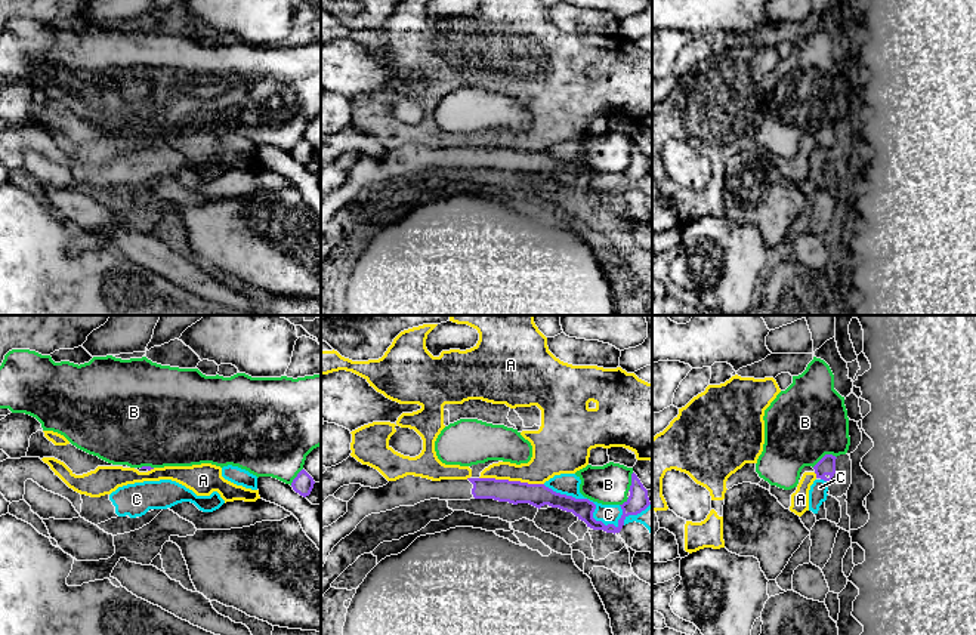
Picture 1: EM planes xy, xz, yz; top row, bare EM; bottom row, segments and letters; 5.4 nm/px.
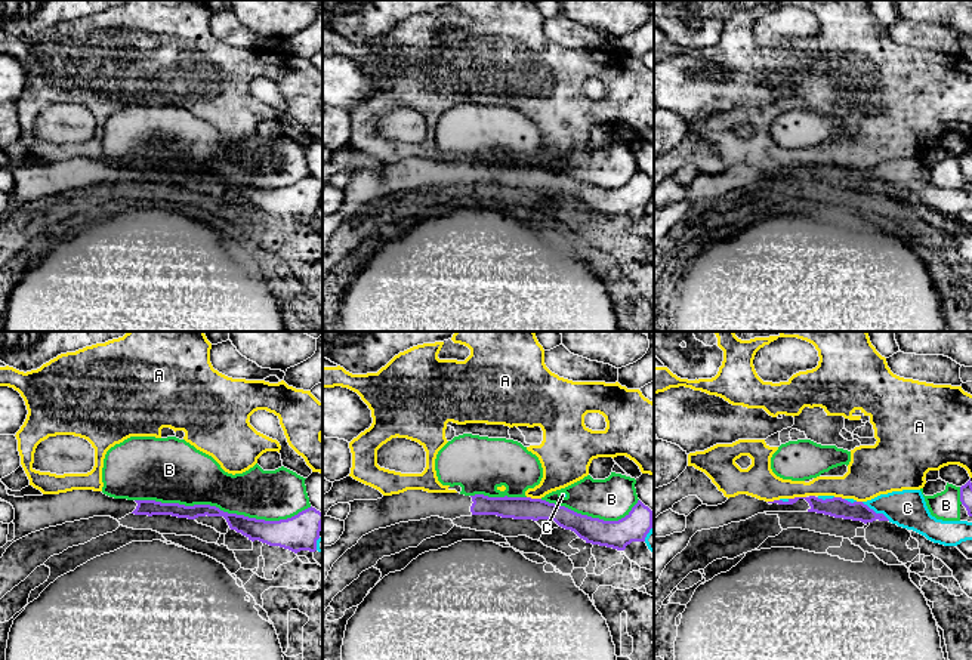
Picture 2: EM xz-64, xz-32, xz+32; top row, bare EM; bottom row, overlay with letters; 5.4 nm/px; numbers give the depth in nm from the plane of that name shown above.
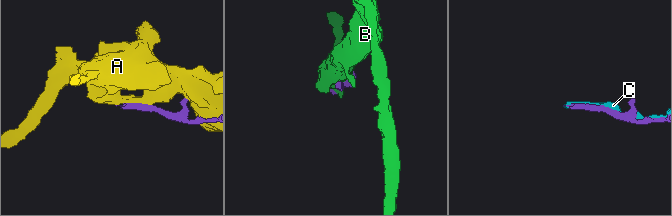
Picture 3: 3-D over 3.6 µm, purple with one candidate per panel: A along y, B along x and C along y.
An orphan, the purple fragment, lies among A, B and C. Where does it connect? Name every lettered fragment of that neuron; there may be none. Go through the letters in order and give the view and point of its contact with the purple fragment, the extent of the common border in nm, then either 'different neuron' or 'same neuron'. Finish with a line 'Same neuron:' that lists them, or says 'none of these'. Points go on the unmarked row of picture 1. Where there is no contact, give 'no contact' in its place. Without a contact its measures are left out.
A: xz (512, 150) | 360 nm | different neuron
B: yz (824, 125) | 150 nm | different neuron
C: xz (587, 168) | 480 nm | different neuron
Same neuron: none of these

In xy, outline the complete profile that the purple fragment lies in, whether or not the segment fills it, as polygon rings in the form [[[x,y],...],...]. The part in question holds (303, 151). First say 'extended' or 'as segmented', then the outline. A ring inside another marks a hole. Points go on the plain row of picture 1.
as segmented; [[[302,138],[293,148],[291,155],[296,161],[306,166],[311,163],[314,152],[315,152],[314,147],[305,138]]]

